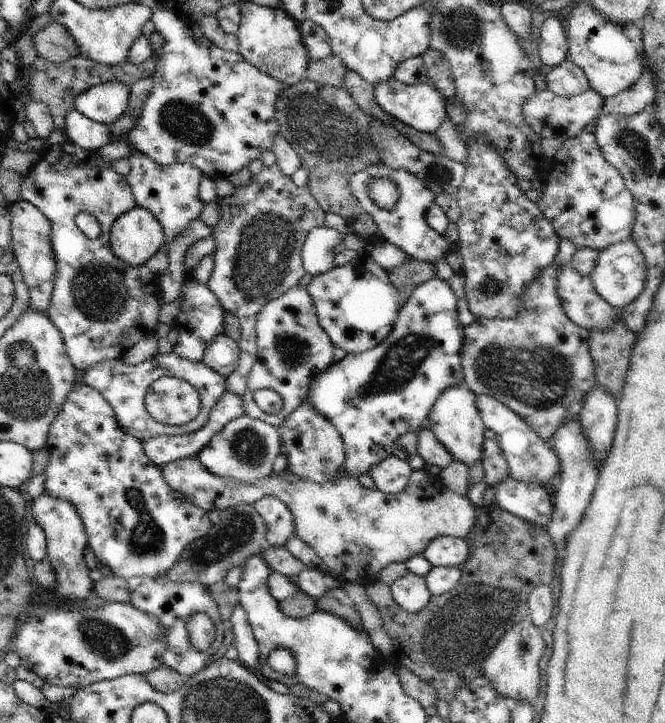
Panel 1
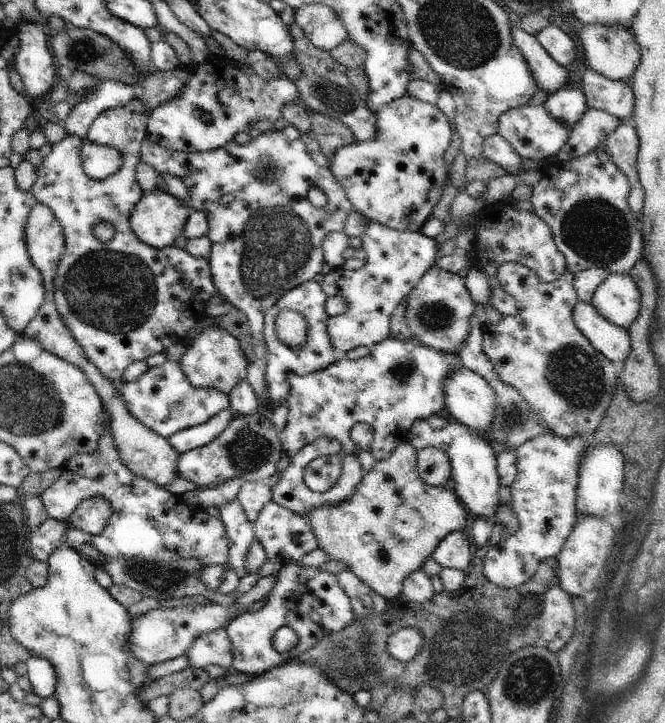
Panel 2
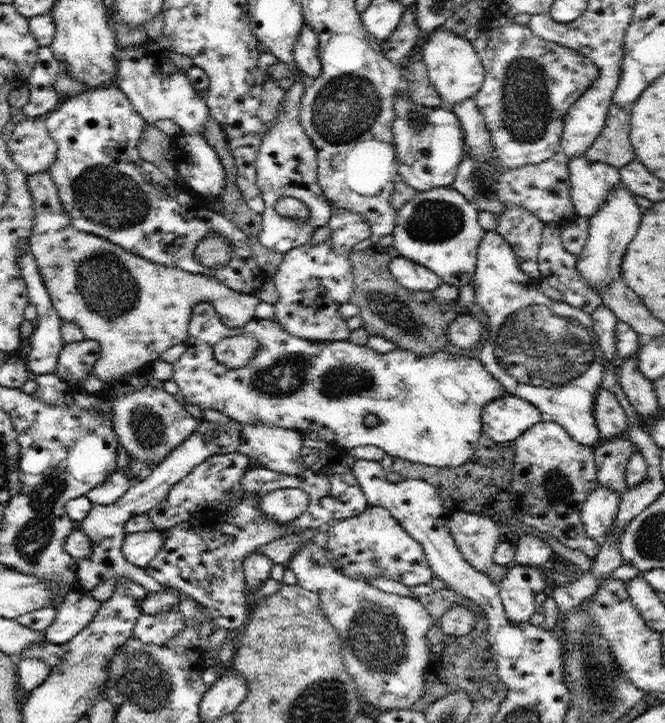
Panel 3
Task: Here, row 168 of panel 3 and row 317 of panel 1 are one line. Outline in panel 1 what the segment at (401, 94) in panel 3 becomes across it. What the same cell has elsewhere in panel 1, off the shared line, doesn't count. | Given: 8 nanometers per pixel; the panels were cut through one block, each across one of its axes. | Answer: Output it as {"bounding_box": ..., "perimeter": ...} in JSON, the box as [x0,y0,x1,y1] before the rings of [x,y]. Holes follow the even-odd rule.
{"bounding_box":[305,277,465,477],"perimeter":[[[437,277],[430,279],[428,282],[421,284],[412,292],[410,298],[406,301],[403,307],[399,310],[398,318],[394,323],[393,329],[390,334],[379,342],[374,348],[362,351],[361,353],[346,353],[346,355],[339,361],[332,363],[326,370],[318,373],[316,377],[310,381],[309,396],[305,398],[305,401],[316,409],[318,414],[321,414],[324,418],[327,418],[340,433],[342,442],[345,446],[346,458],[343,462],[343,468],[350,477],[362,476],[367,472],[380,464],[383,460],[392,456],[392,444],[398,440],[403,434],[407,432],[414,432],[426,426],[427,416],[434,406],[438,397],[450,387],[457,387],[465,382],[465,376],[461,365],[461,354],[464,342],[464,327],[458,318],[457,311],[457,298],[454,291],[447,285],[446,281],[440,280]]]}

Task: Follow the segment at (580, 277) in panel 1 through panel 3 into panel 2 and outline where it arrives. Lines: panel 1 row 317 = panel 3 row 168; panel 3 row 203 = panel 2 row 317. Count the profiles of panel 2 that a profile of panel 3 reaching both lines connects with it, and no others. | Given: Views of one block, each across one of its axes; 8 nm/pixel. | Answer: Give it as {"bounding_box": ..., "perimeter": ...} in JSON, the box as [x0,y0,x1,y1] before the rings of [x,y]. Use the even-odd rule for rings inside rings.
{"bounding_box":[572,300,630,373],"perimeter":[[[577,300],[572,318],[578,330],[588,338],[588,342],[598,350],[598,353],[606,356],[620,373],[622,362],[630,352],[629,330],[620,328],[600,316],[598,310],[588,302]]]}

